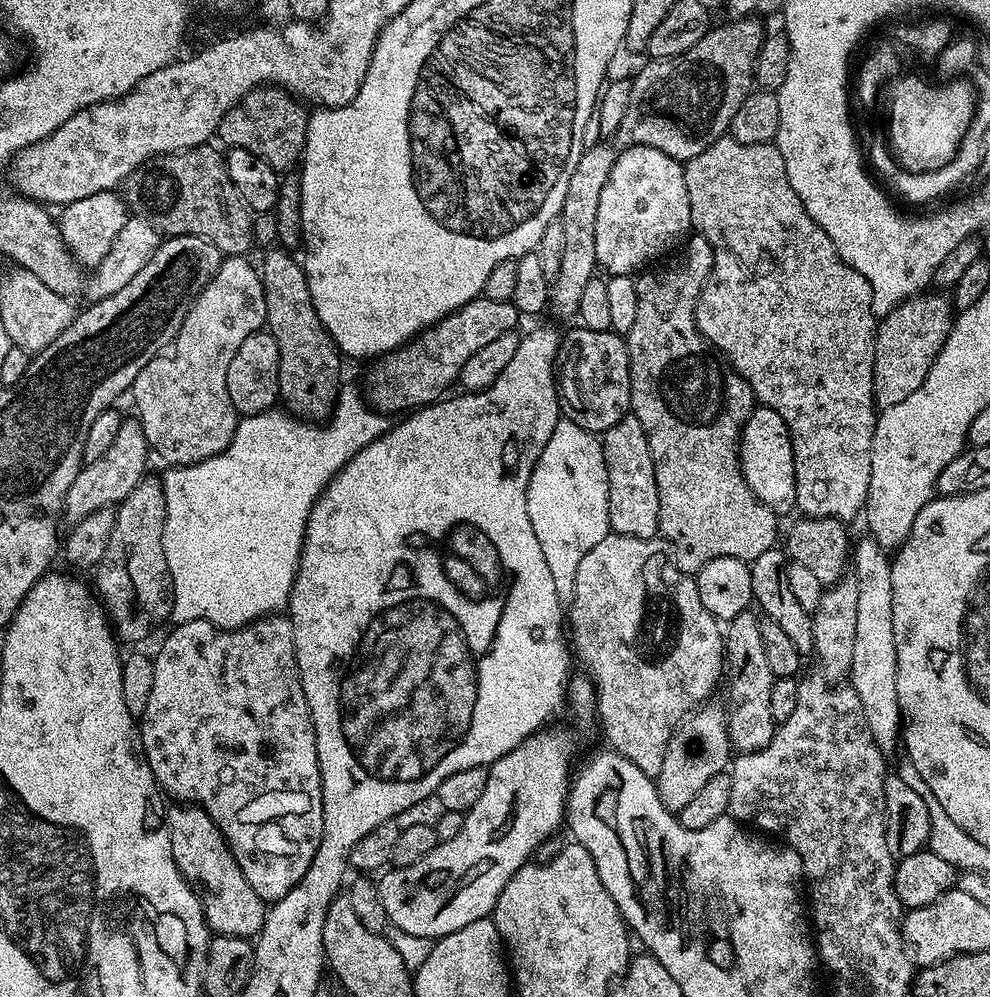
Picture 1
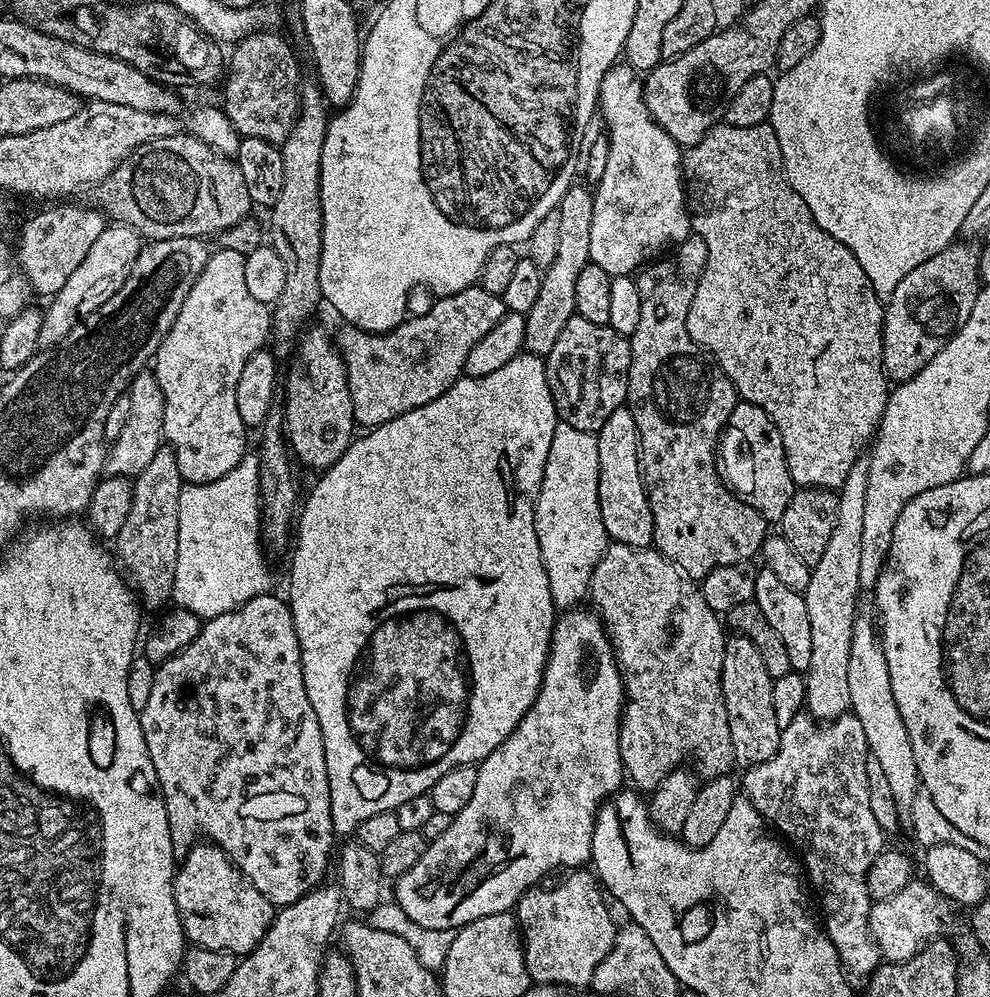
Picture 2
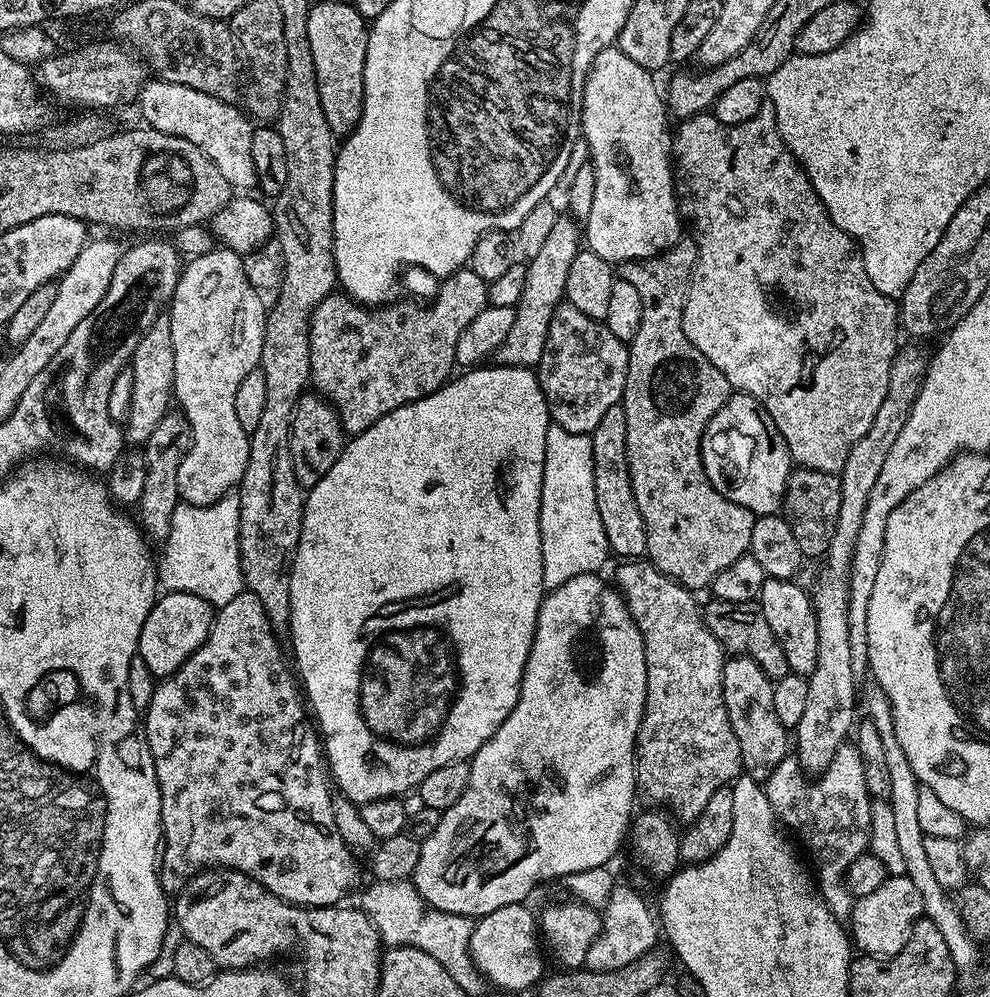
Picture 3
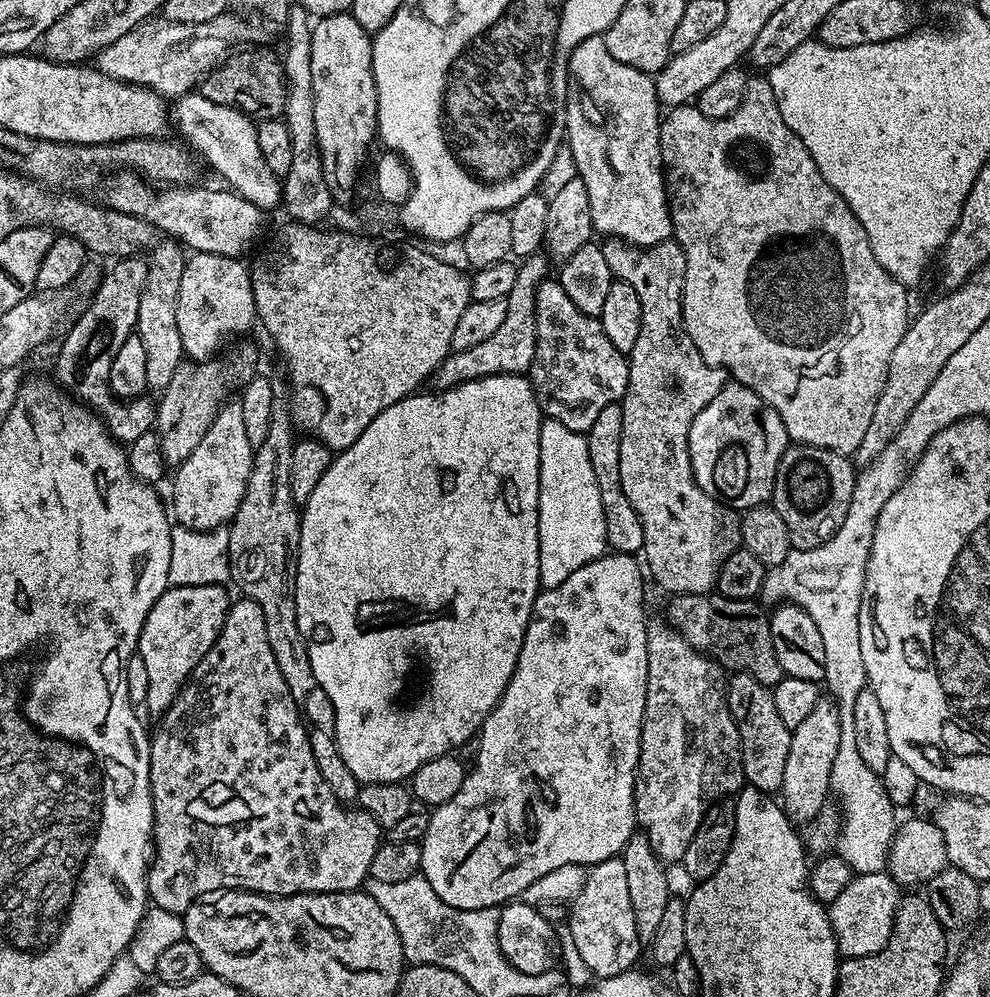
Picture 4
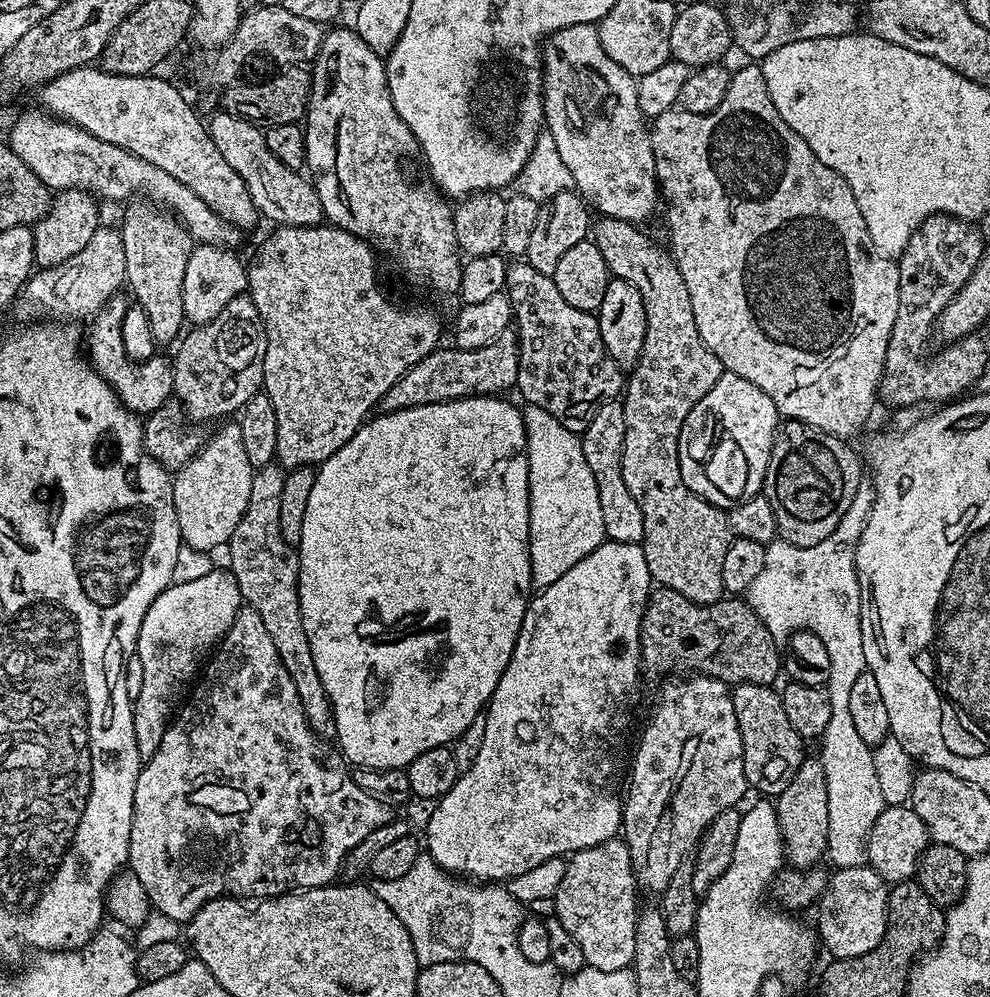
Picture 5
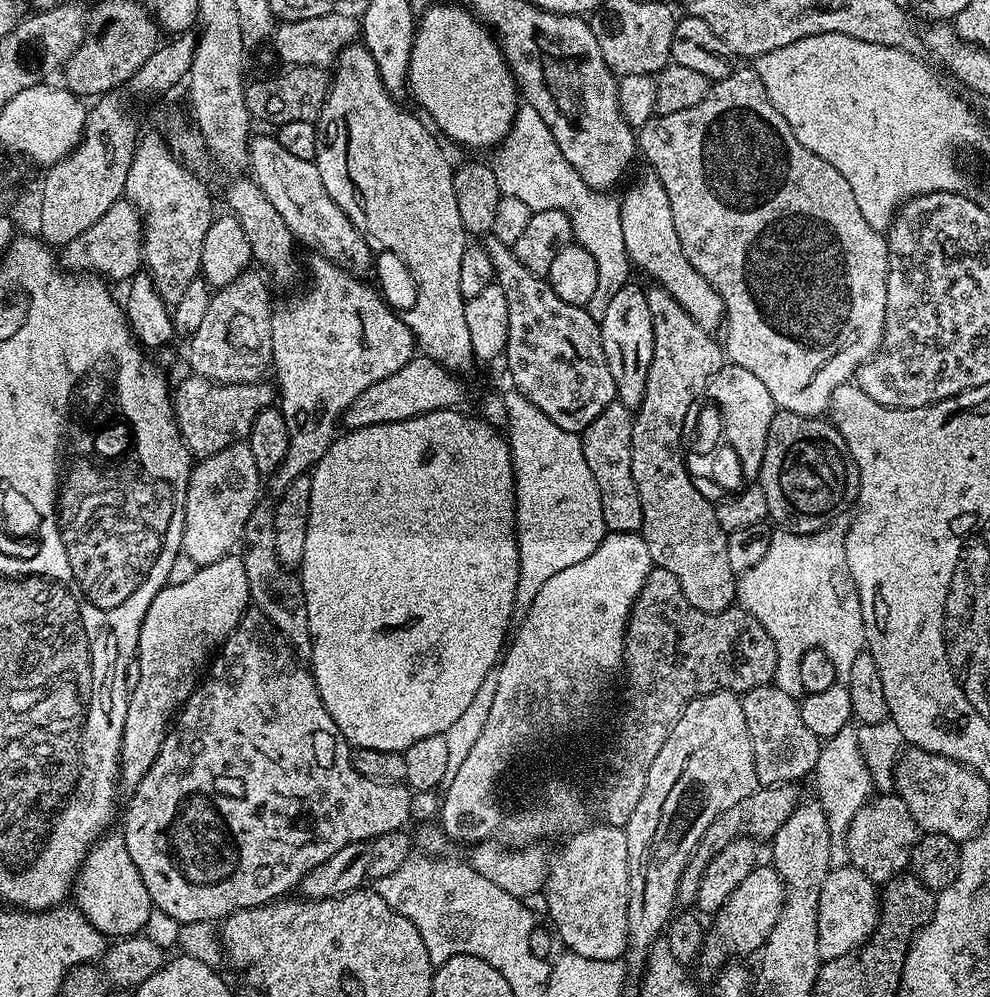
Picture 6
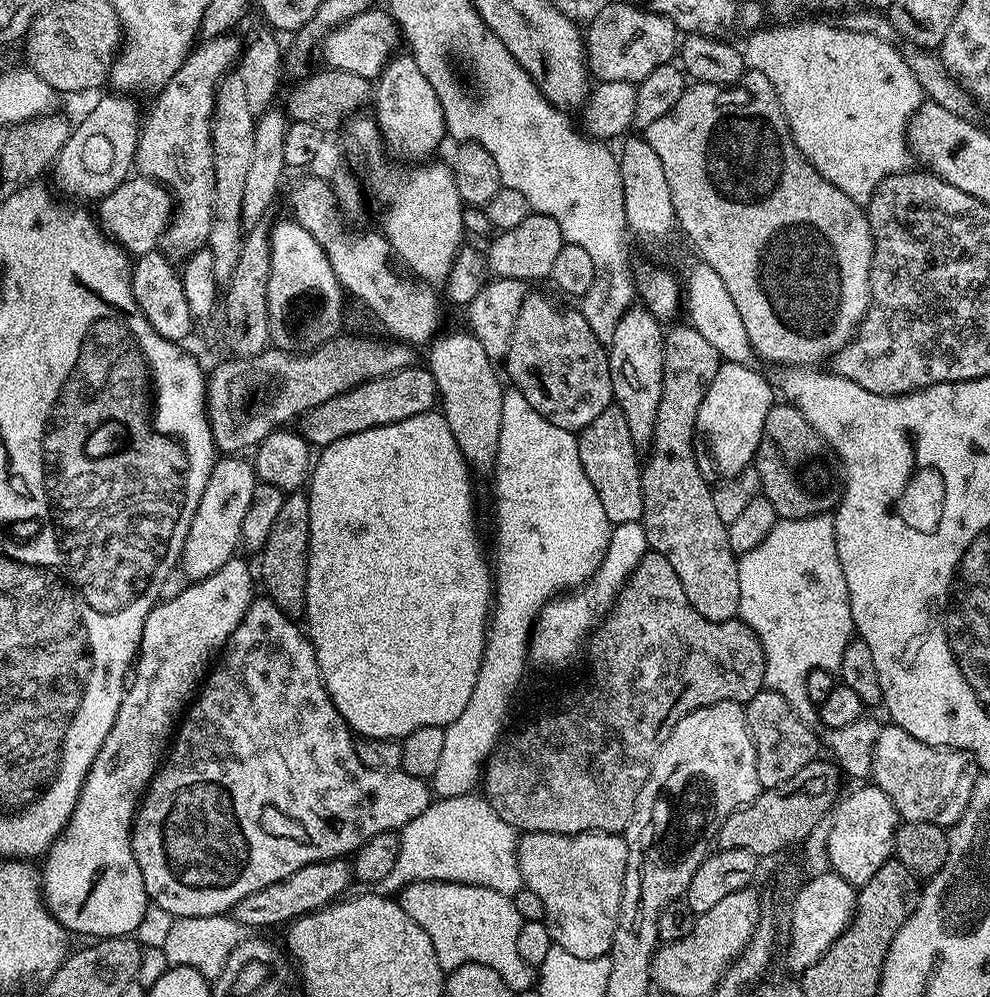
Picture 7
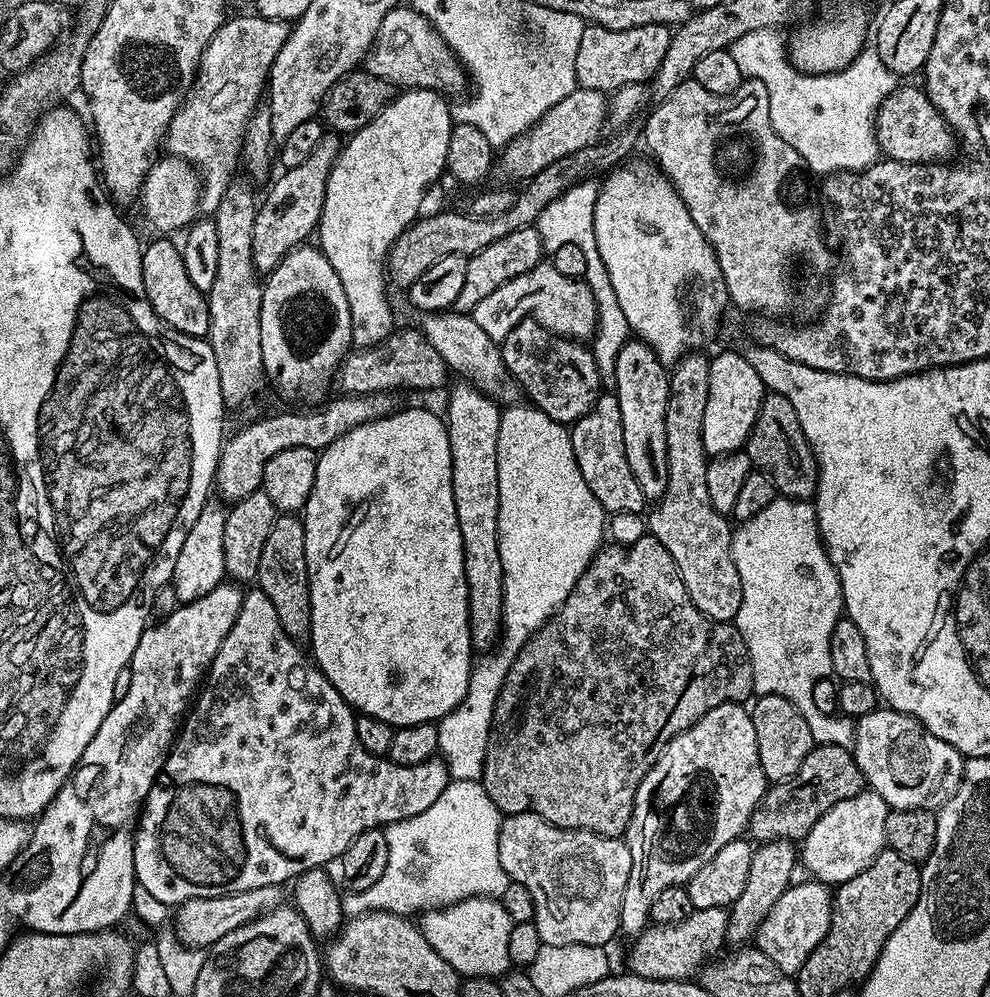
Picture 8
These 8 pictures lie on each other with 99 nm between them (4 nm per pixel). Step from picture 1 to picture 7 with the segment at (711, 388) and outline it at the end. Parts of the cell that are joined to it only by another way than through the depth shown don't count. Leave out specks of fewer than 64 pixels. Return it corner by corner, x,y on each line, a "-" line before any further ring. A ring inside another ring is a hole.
681,322
677,328
668,328
664,333
664,373
662,374
662,398
658,402
658,418
654,422
650,453
652,457
642,464
640,481
642,482
642,498
644,499
643,526
646,530
646,542
649,549
662,554
674,566
674,574
678,574
678,582
682,582
682,590
686,590
686,598
710,622
722,622
733,619
740,611
740,595
738,594
738,556
730,550
728,526
718,518
714,510
712,488
696,461
698,451
696,440
696,419
702,398
706,398
706,390
710,382
714,382
714,374
718,374
722,361
718,350
698,334
692,325

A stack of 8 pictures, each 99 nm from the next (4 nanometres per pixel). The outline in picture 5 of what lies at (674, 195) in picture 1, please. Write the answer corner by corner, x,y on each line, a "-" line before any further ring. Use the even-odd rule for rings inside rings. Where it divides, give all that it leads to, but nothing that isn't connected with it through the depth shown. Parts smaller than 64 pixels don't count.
579,24
578,26
566,26
560,32
552,33
551,37
545,39
542,44
542,95
544,98
544,122
547,135
554,138
554,146
561,156
562,162
566,162
566,170
570,170
575,191
584,197
585,201
593,209
597,208
600,216
610,218
622,218
626,222
639,225
656,208
658,204
658,185
656,182
656,159
652,149
652,138
650,135
650,124
646,119
644,111
638,106
638,90
636,89
637,77
630,75
606,50
602,50
600,33
593,25

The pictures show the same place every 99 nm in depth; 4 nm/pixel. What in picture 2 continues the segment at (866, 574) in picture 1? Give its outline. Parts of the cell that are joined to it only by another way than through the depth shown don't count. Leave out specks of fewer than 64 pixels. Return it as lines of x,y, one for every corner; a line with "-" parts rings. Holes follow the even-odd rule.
857,611
850,638
850,712
858,718
858,722
862,722
868,755
882,765
882,771
890,785
890,794
894,794
900,819
908,822
912,819
911,807
914,806
915,795
922,783
918,766
914,762
914,746
910,746
910,734
906,734
906,722
902,722
902,714
898,714
898,702
894,702
894,690
890,690
890,670
886,666
886,654
878,635
878,624
873,613
869,612

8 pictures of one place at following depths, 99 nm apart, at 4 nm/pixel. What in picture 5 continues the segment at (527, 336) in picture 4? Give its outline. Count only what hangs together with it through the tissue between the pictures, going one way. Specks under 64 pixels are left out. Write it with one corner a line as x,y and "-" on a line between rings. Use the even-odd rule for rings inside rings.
509,326
490,346
466,350
455,346
438,346
422,362
410,366
386,394
382,394
378,408
381,413
397,412
414,406
430,406
438,402
461,400
467,396
500,396
515,385
518,378
520,343
515,327

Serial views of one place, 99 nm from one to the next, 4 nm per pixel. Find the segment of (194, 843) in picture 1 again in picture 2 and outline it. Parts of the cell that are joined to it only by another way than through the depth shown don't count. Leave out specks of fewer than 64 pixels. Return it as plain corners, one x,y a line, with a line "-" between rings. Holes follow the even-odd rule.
193,844
175,869
172,889
187,943
197,948
231,952
243,958
256,949
272,925
274,905
240,873
217,844

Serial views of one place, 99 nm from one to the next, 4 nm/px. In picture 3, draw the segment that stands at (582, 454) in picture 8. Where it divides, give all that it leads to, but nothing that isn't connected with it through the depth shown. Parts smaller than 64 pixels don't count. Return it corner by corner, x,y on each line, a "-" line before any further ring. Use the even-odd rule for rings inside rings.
623,403
610,406
598,426
590,433
594,450
594,498
598,502
598,518
602,518
602,530
606,530
606,542
620,558
640,558
646,553
646,526
638,502
634,502
634,490
630,486
630,470
626,458
626,414

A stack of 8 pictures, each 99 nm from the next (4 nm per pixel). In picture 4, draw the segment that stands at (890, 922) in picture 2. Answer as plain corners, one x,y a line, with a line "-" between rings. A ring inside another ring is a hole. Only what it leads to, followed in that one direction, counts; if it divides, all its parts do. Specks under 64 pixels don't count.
887,871
853,875
851,882
846,886
846,890
842,890
842,894
838,894
838,898
834,898
834,902
827,905
830,926
834,930
836,947
841,957
869,956
885,948
888,945
888,939
892,936
892,927
896,921
896,911
898,910
901,899
901,885
897,884
888,875

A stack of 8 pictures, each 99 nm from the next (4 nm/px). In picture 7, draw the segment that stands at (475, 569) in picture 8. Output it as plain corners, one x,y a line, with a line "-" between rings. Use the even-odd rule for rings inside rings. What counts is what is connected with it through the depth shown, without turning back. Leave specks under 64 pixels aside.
463,331
452,332
449,336
437,335
427,349
429,352
426,367
436,383
439,411
446,418
454,440
458,442
458,450
462,450
465,460
477,473
491,473
498,454
498,430
502,430
502,398
505,385
500,384
500,376
496,373
497,365
486,354
486,350
482,350
482,342
478,342
478,338
474,338
471,331

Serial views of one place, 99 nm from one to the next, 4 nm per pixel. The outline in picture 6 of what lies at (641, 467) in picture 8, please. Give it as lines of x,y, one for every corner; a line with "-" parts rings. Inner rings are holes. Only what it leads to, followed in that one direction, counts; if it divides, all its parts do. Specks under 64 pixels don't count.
635,282
622,286
598,323
606,366
610,366
610,378
614,378
616,400
635,410
646,394
646,378
654,358
654,326
650,322
647,291
643,287
640,289

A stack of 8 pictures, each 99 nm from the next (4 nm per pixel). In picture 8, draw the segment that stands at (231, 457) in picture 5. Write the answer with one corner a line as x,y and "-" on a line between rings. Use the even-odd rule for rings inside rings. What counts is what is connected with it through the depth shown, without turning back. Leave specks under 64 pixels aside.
209,502
204,505
202,514
198,514
194,526
190,526
190,534
186,534
186,542
182,542
182,550
178,550
178,562
174,562
170,583
162,586
162,590
158,590
158,594
154,594
152,610
157,617
168,616
179,604
194,602
205,596
210,590
217,588
219,584
225,583
222,532
226,526
227,517
228,508
223,503

